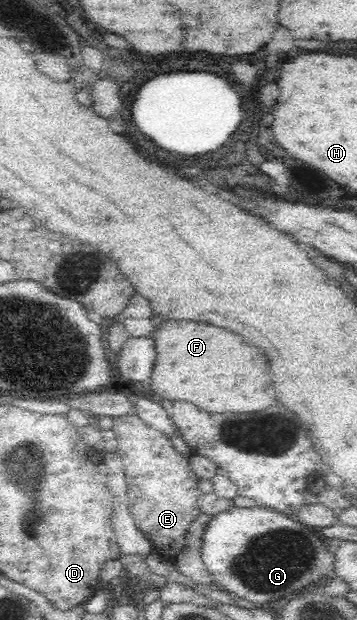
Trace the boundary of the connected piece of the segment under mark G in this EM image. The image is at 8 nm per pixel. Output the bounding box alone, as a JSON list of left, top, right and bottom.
[201,505,338,604]

